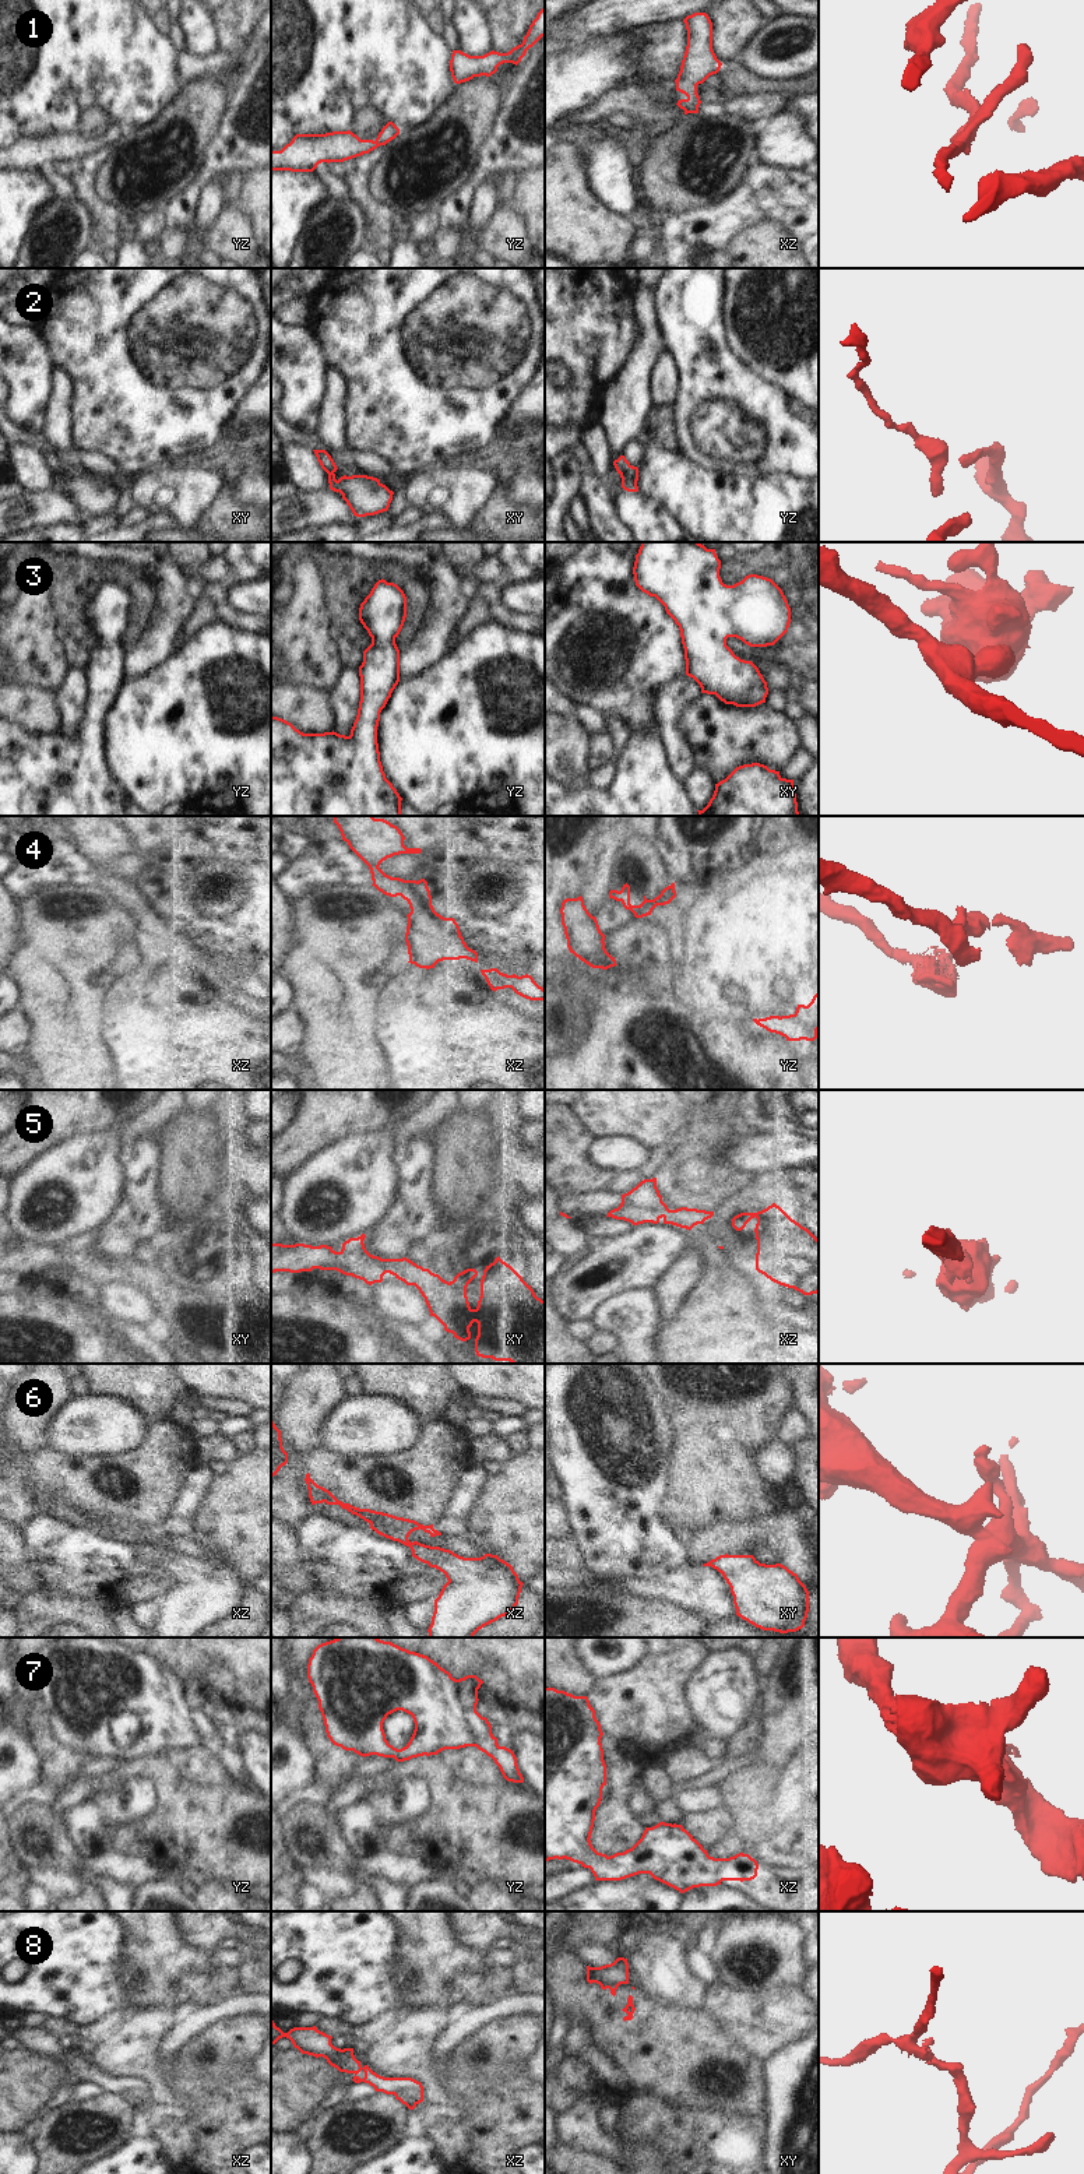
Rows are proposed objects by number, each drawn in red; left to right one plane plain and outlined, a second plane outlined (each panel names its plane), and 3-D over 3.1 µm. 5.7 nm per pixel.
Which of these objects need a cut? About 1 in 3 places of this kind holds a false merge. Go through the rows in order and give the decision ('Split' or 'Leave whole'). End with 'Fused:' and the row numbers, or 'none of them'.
1: Leave whole
2: Leave whole
3: Leave whole
4: Leave whole
5: Leave whole
6: Leave whole
7: Leave whole
8: Leave whole
Fused: none of them.

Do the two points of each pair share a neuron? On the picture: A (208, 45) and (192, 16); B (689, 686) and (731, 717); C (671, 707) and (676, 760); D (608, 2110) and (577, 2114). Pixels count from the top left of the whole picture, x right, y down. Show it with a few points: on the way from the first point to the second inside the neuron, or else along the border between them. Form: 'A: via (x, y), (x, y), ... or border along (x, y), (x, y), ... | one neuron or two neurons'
A: via (201, 38), (197, 23) | one neuron
B: border along (700, 692), (682, 711), (679, 720) | two neurons
C: via (671, 720), (671, 735), (676, 748) | one neuron
D: border along (604, 2102), (599, 2110), (599, 2124), (609, 2135) | two neurons

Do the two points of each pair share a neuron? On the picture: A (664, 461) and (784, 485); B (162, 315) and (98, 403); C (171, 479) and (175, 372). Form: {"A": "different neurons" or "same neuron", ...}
{"A": "same neuron", "B": "same neuron", "C": "different neurons"}

